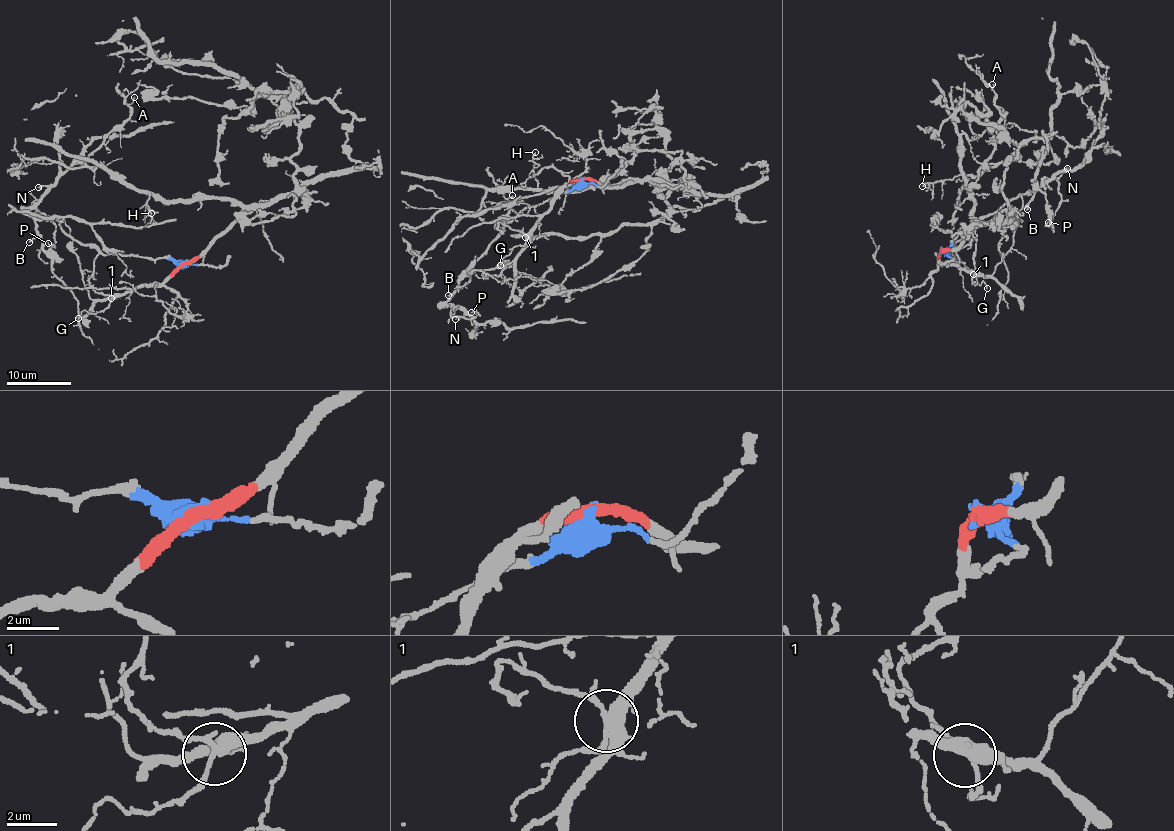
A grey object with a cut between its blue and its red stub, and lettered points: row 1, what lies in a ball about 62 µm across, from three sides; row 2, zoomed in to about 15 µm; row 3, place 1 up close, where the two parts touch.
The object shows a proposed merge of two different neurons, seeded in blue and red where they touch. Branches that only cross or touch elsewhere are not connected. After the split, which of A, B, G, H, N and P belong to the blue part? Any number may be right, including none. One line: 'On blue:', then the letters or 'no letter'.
On blue: B, G, N, P

